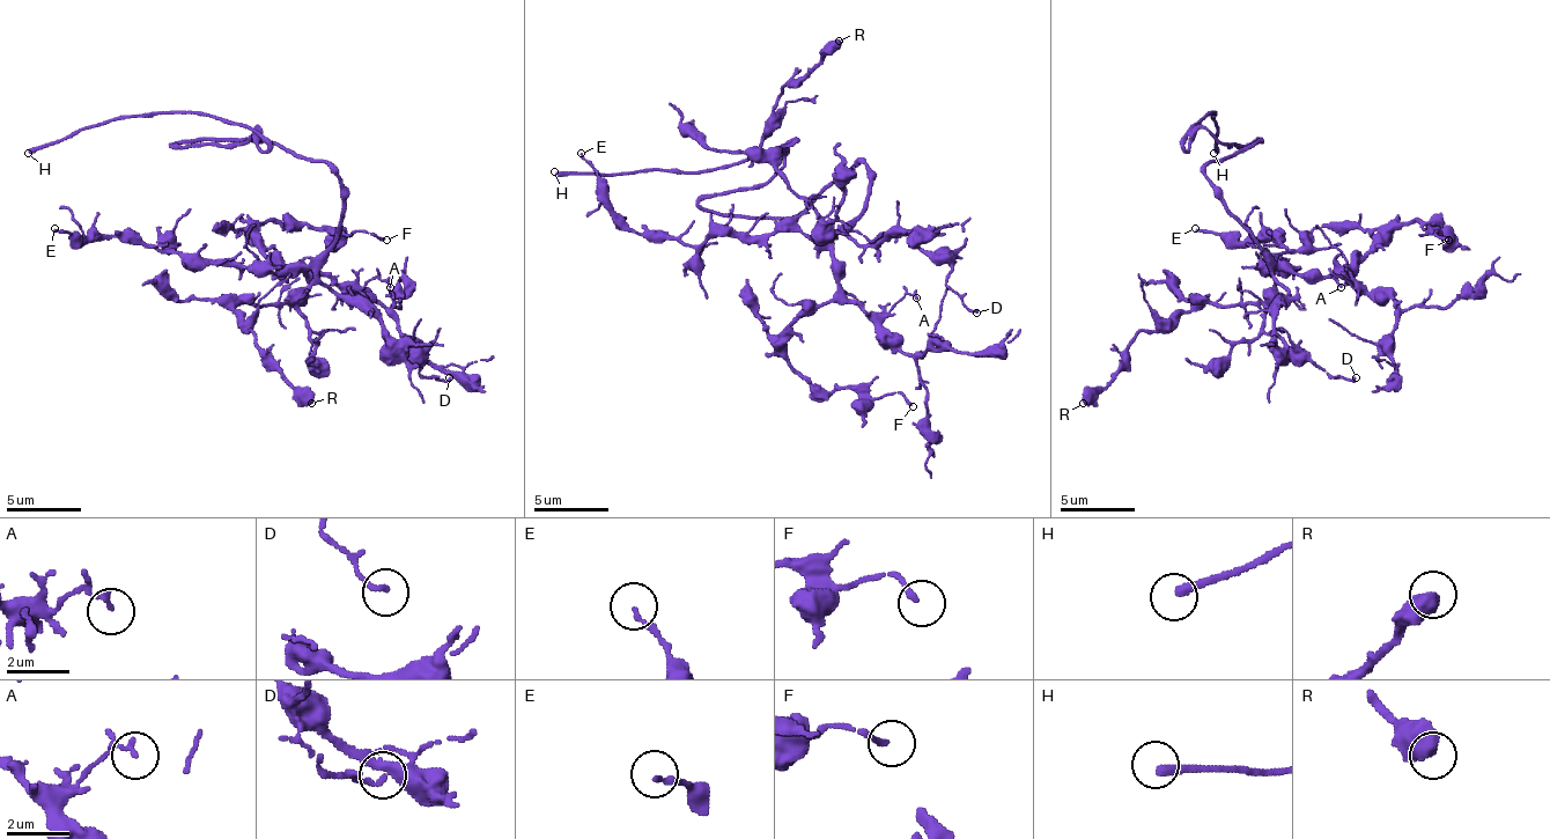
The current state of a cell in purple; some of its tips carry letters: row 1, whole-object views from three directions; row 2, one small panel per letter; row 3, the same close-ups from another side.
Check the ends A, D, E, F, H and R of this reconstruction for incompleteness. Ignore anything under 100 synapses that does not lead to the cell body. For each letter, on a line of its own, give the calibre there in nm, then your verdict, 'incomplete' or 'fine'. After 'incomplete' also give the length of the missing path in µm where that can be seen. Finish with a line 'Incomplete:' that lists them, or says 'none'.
A: calibre 110 nm; fine
D: calibre 150 nm; fine
E: calibre 180 nm; fine
F: calibre 170 nm; fine
H: calibre 300 nm; incomplete; missing 15 µm
R: calibre 600 nm; fine
Incomplete: H

